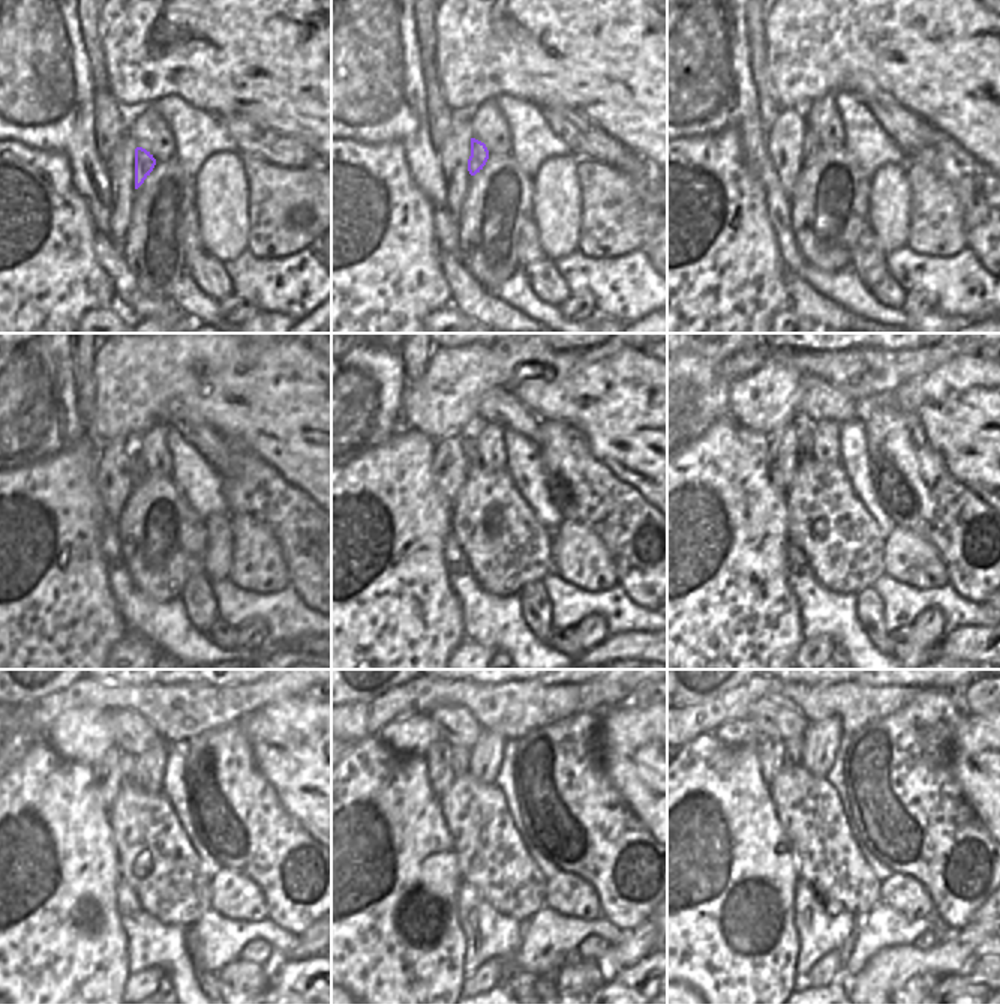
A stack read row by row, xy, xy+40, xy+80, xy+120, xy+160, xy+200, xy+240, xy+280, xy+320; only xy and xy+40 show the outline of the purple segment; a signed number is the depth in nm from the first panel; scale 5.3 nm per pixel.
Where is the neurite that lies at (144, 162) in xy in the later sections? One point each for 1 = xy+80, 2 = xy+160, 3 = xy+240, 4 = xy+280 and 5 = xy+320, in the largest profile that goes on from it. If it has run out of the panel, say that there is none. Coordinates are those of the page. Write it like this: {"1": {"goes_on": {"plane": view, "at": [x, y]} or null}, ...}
{"1": {"goes_on": {"plane": "xy+80", "at": [811, 143]}}, "2": {"goes_on": {"plane": "xy+160", "at": [470, 438]}}, "3": {"goes_on": {"plane": "xy+240", "at": [126, 760]}}, "4": {"goes_on": {"plane": "xy+280", "at": [461, 757]}}, "5": {"goes_on": {"plane": "xy+320", "at": [793, 757]}}}

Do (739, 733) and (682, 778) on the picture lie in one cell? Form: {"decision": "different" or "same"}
{"decision": "different"}

